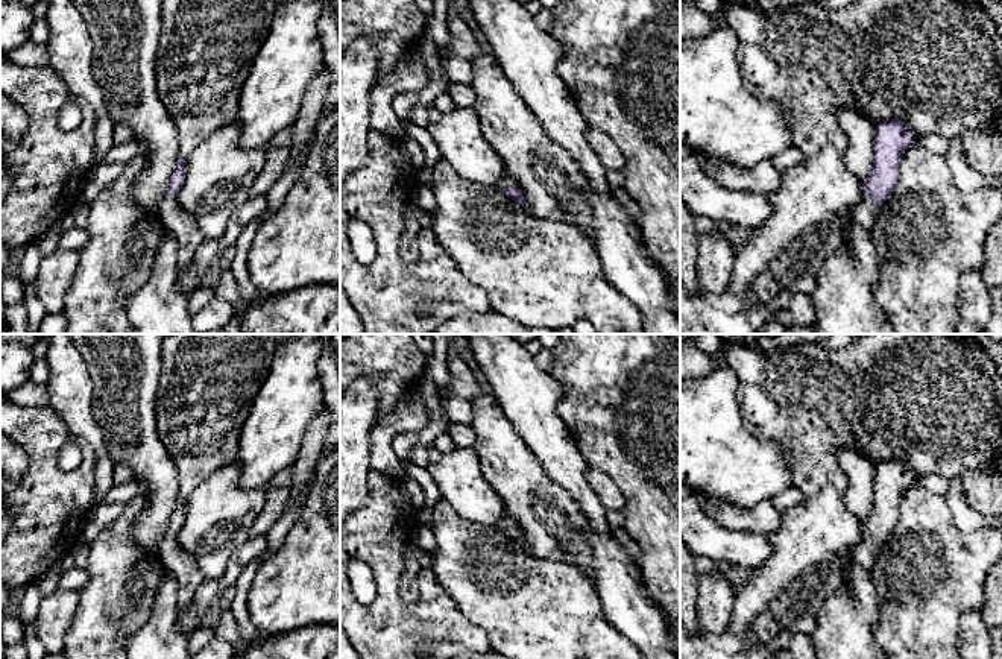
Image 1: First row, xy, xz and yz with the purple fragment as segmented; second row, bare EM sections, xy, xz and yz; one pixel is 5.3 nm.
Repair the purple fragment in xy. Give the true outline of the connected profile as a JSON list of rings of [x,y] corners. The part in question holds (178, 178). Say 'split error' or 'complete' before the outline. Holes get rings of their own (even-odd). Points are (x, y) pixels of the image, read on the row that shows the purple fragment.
split error; [[[184,158],[179,162],[169,179],[165,196],[158,205],[158,216],[162,225],[173,232],[178,243],[178,270],[185,270],[194,260],[199,246],[205,237],[200,232],[197,222],[188,214],[176,196],[185,182]]]

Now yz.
split error; [[[891,118],[876,126],[873,164],[862,184],[864,197],[852,210],[858,226],[871,232],[881,205],[897,184],[899,162],[911,146],[914,146],[914,137],[900,118]]]

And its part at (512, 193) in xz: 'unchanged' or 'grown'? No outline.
grown

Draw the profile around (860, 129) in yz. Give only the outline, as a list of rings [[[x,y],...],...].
[[[838,108],[835,115],[849,140],[849,146],[843,152],[844,164],[864,184],[873,164],[876,126],[858,109]]]

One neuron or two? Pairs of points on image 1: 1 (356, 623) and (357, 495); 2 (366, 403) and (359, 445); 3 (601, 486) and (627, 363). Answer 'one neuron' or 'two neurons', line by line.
1: two neurons
2: one neuron
3: two neurons

